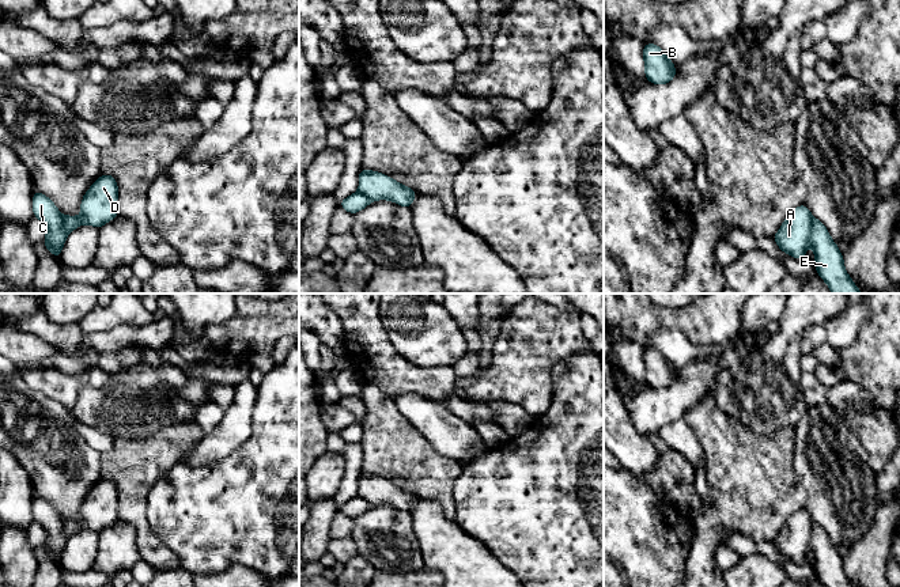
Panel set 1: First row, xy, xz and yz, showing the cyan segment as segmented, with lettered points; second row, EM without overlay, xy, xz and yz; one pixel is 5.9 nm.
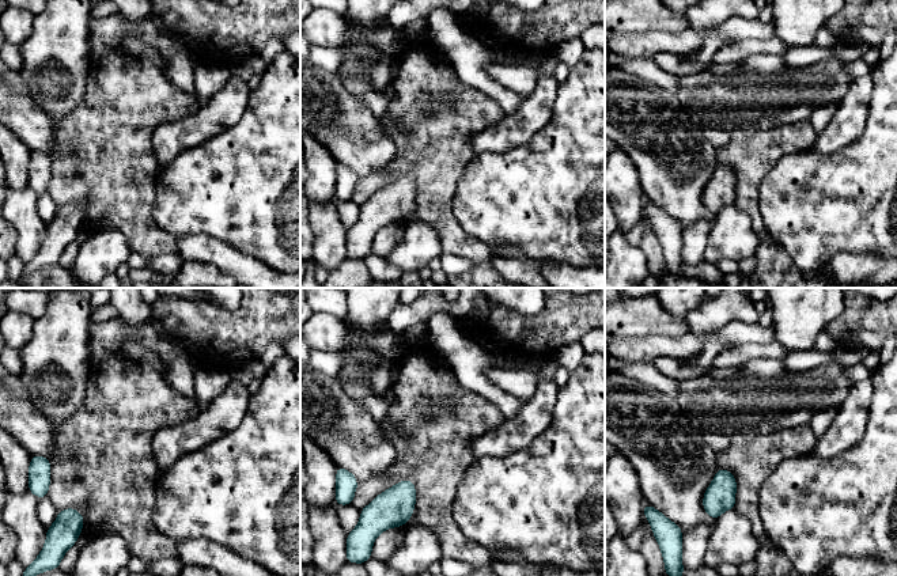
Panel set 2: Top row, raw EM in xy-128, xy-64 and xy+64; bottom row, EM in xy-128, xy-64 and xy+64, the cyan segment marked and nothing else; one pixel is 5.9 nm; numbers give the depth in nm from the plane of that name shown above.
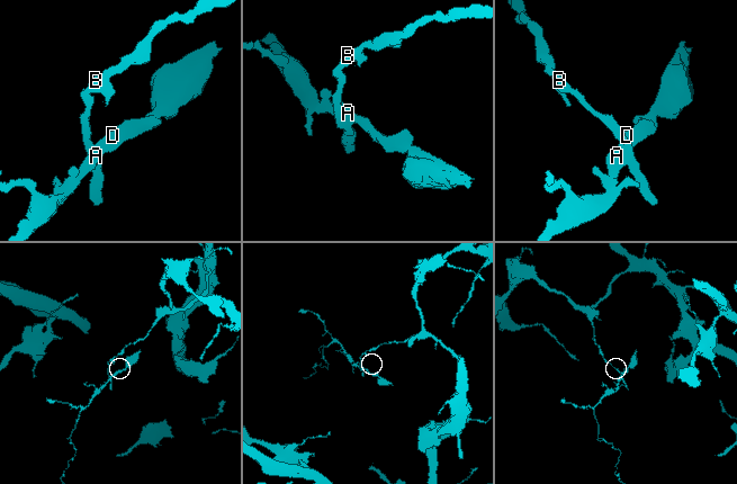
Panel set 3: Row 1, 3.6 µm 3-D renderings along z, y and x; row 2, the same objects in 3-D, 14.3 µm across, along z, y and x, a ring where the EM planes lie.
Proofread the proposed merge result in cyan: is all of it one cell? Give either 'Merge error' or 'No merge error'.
Merge error

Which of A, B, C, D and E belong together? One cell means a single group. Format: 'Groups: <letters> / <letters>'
Groups: A D / B C E

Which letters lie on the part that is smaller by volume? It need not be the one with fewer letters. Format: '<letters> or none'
A, D

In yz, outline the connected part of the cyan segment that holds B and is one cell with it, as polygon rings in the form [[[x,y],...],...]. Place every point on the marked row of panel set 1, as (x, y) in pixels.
[[[648,42],[643,45],[644,77],[651,84],[668,84],[676,77],[676,67],[663,50]]]

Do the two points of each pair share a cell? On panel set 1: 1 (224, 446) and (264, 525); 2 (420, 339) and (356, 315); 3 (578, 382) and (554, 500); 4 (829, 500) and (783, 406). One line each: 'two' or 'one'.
1: two
2: two
3: one
4: two

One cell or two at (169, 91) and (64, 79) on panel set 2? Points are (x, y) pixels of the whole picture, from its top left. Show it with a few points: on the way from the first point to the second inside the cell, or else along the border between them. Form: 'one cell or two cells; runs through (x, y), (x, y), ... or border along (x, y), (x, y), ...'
two cells; border along (90, 50), (86, 94), (71, 110)

